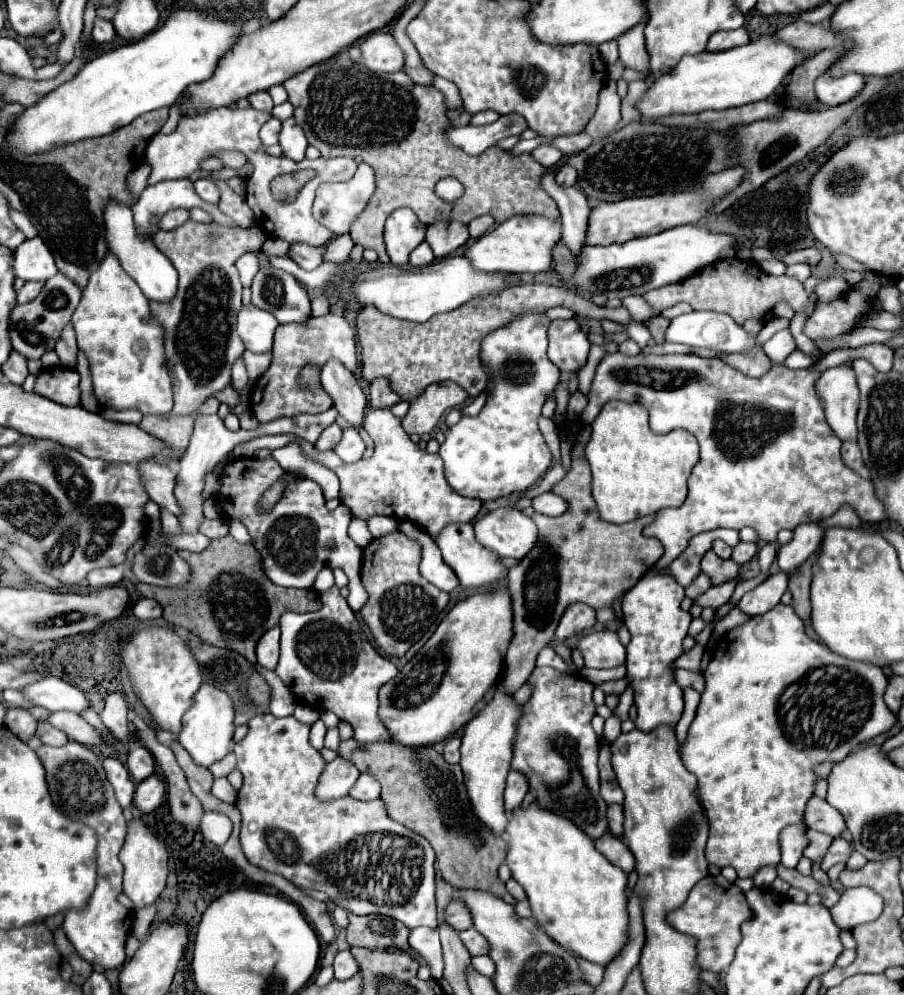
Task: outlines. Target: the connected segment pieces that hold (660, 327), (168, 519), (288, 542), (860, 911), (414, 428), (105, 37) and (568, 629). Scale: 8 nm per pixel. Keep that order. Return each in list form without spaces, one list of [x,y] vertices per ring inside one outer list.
[[[659,315],[659,317],[653,317],[649,323],[643,323],[643,325],[649,329],[649,333],[653,335],[655,343],[663,343],[663,333],[665,333],[665,329],[669,325],[669,319]]]
[[[161,507],[161,525],[163,525],[163,531],[167,535],[175,535],[179,531],[179,523],[177,523],[177,517],[169,511],[165,511],[165,507]]]
[[[267,457],[263,461],[259,459],[235,459],[233,463],[227,463],[221,473],[221,489],[219,489],[219,505],[223,509],[223,515],[237,517],[247,527],[255,549],[261,555],[263,571],[281,587],[297,587],[297,589],[309,589],[313,587],[313,581],[317,573],[325,567],[335,569],[341,567],[345,575],[349,577],[349,607],[353,613],[359,613],[361,607],[367,601],[367,593],[359,581],[359,569],[361,569],[361,547],[357,547],[351,537],[347,535],[347,527],[351,521],[351,511],[347,507],[337,507],[335,511],[329,511],[325,507],[325,497],[321,493],[321,487],[311,479],[293,479],[285,485],[285,491],[281,499],[275,503],[273,509],[261,511],[259,501],[267,489],[271,489],[277,481],[285,477],[285,471],[281,465]]]
[[[869,887],[845,889],[837,907],[829,909],[833,921],[841,929],[851,929],[859,923],[869,923],[877,919],[883,911],[883,899]]]
[[[431,383],[421,397],[409,401],[409,413],[403,421],[405,431],[409,435],[431,433],[447,409],[459,407],[467,399],[469,393],[457,383]]]
[[[95,19],[93,25],[93,41],[95,43],[111,43],[115,39],[115,29],[107,19]]]
[[[571,603],[565,609],[565,615],[561,617],[561,621],[555,629],[555,637],[563,641],[587,627],[593,627],[593,625],[595,625],[595,609],[585,603]]]

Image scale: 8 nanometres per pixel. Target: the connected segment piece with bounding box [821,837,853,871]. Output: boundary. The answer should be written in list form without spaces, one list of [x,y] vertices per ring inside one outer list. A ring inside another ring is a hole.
[[[843,837],[833,839],[831,847],[829,847],[827,853],[825,853],[825,859],[823,859],[823,863],[821,863],[821,869],[823,869],[823,871],[829,871],[835,863],[847,863],[851,851],[853,851],[853,847],[851,847]]]

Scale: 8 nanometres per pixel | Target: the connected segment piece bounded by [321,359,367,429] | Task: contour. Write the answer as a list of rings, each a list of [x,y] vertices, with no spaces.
[[[329,359],[321,367],[321,385],[333,399],[333,407],[357,429],[363,427],[367,397],[361,391],[355,375],[337,359]]]

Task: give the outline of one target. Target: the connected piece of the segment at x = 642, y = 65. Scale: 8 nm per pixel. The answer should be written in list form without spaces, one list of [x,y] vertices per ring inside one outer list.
[[[641,21],[637,23],[637,27],[631,27],[629,31],[625,31],[625,35],[619,35],[617,43],[619,43],[619,59],[623,61],[623,65],[649,75],[649,55],[645,49],[645,37],[643,37],[645,23],[647,21]]]

